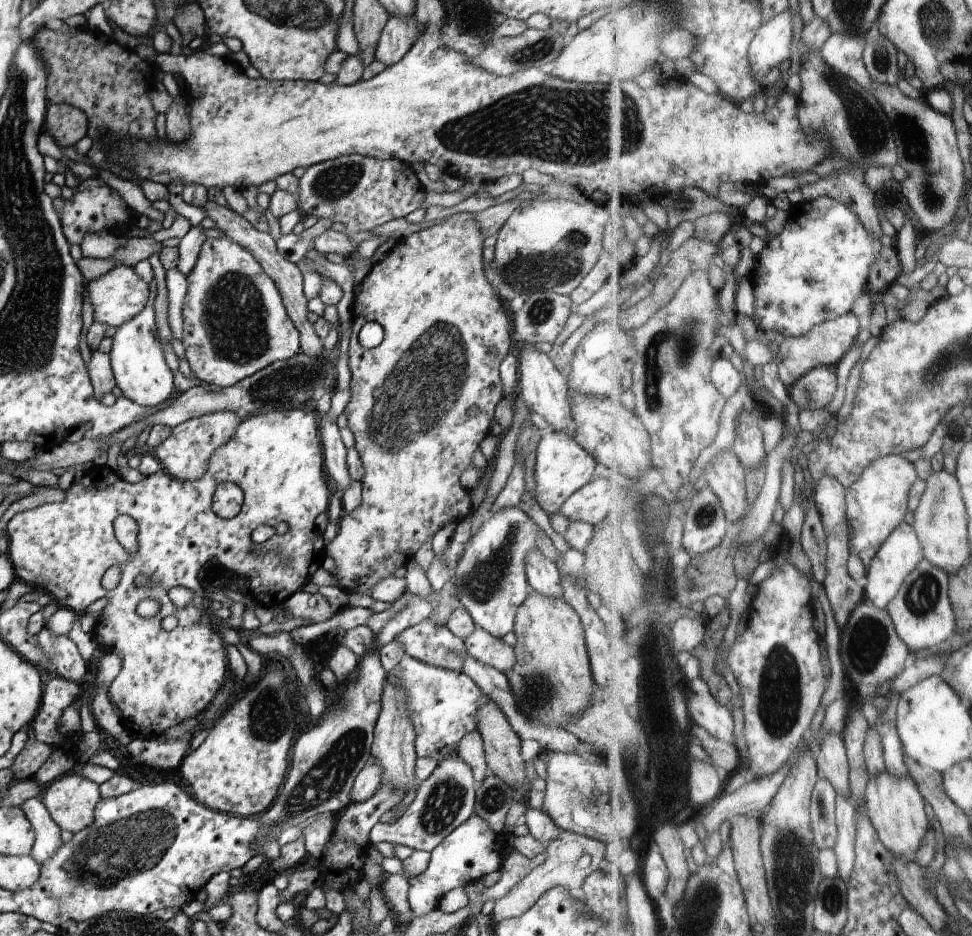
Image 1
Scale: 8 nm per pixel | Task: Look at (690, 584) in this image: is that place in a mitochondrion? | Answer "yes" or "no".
yes

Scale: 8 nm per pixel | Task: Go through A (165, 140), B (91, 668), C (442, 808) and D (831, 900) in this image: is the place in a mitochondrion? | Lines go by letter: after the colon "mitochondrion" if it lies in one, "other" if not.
A: other
B: other
C: mitochondrion
D: mitochondrion

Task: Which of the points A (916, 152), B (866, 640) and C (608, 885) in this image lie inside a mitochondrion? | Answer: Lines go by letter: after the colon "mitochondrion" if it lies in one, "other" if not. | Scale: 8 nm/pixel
A: mitochondrion
B: mitochondrion
C: other

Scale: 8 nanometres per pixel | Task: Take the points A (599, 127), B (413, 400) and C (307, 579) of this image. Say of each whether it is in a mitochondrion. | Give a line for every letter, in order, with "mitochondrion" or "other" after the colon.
A: mitochondrion
B: mitochondrion
C: other

